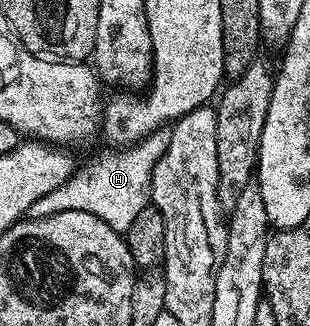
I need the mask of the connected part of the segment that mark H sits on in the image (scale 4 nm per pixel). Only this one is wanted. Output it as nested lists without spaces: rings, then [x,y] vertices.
[[[166,127],[156,129],[138,142],[115,148],[118,150],[100,155],[86,166],[79,166],[66,183],[35,200],[28,208],[27,216],[30,219],[48,218],[62,211],[86,211],[109,223],[121,235],[125,234],[135,216],[150,203],[152,171],[169,146],[170,133]]]

